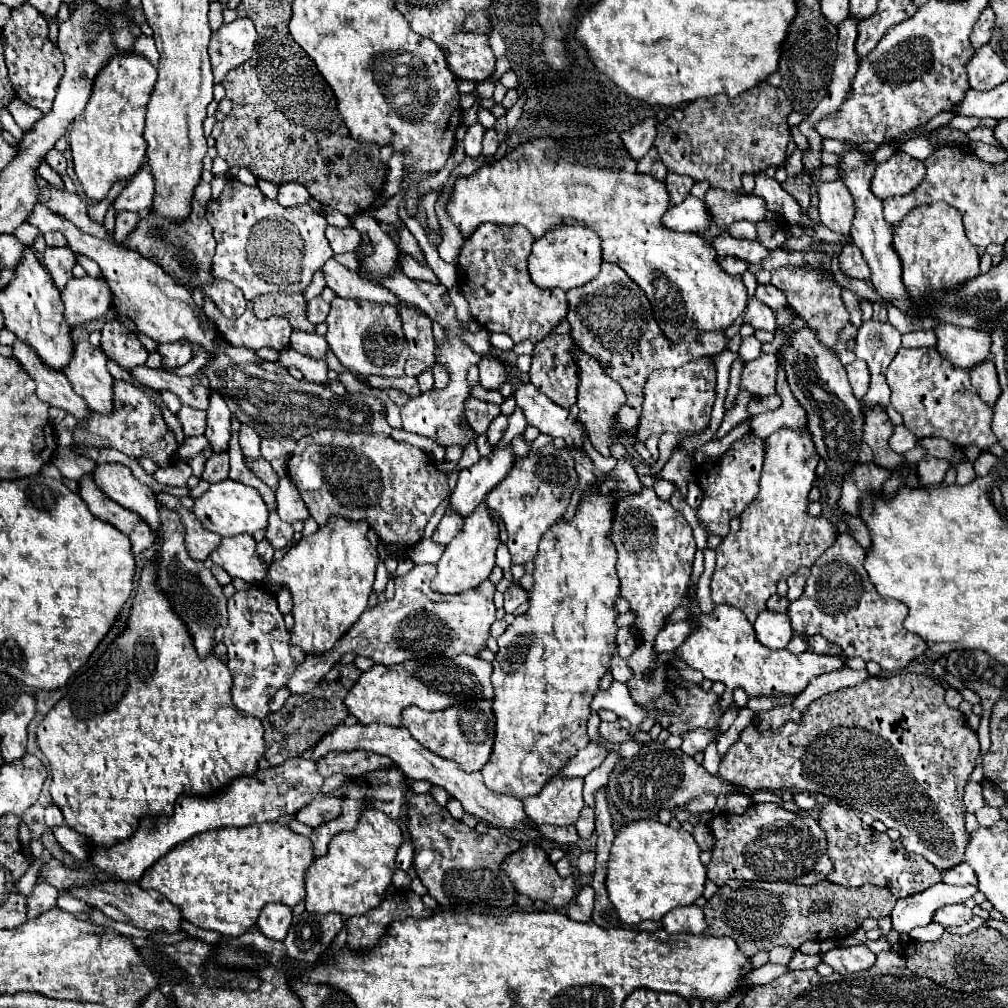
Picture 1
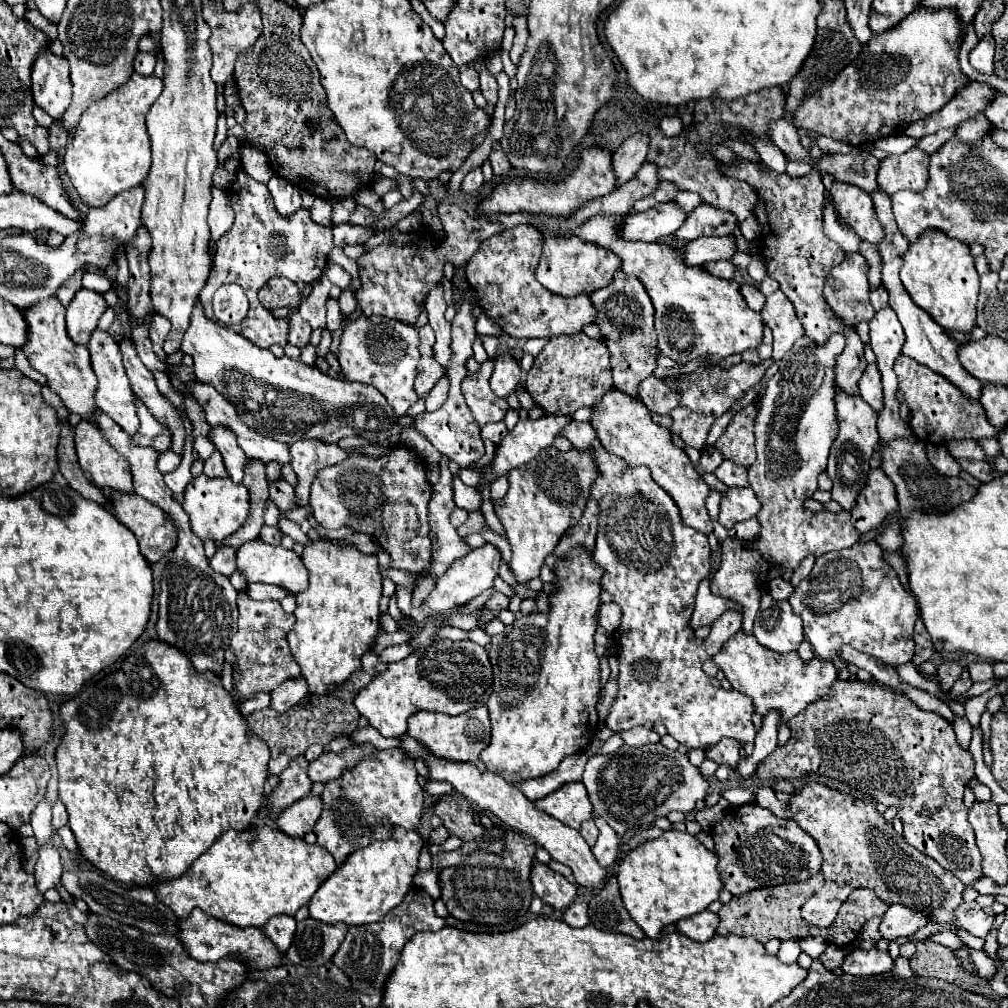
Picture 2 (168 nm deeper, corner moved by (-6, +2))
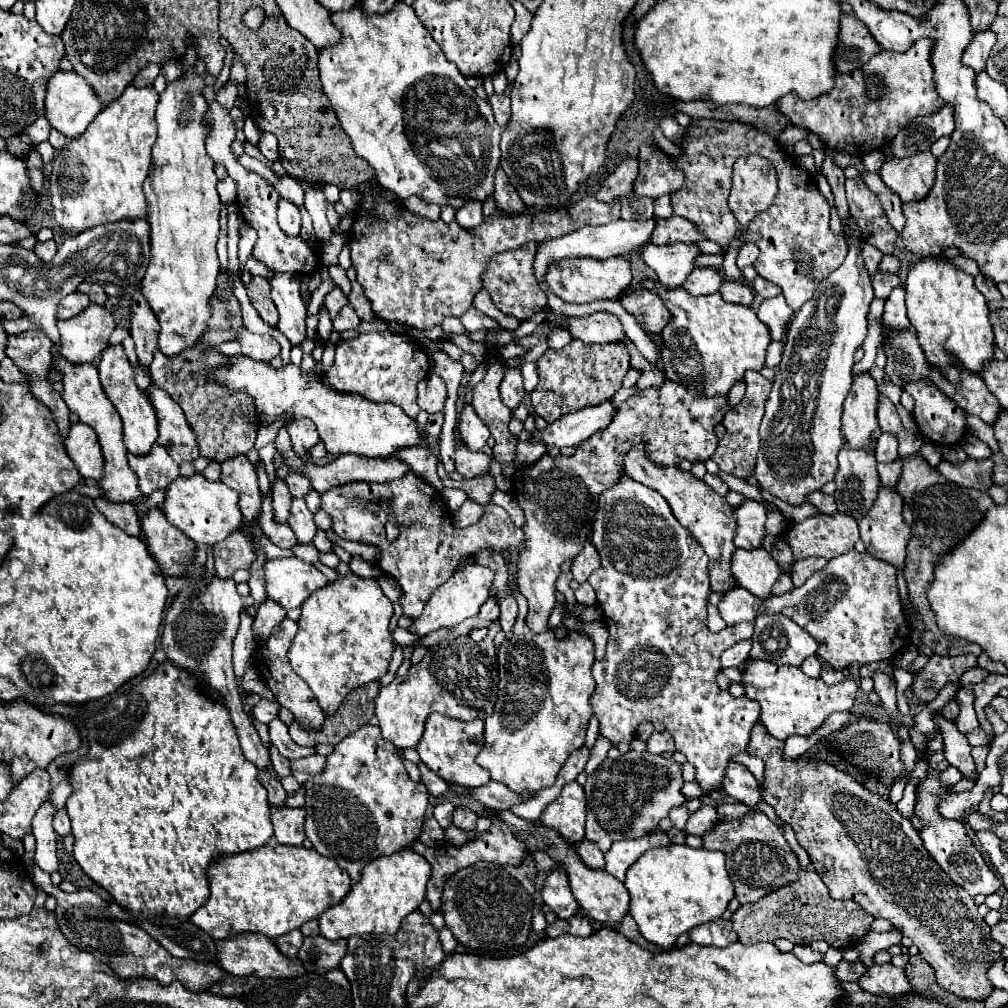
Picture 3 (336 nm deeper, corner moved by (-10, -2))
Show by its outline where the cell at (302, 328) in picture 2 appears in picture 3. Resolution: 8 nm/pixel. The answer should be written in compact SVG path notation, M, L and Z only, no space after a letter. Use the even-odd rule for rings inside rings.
M276 273L270 285L272 299L280 311L278 331L284 333L292 345L302 345L306 341L306 307L300 299L300 277Z

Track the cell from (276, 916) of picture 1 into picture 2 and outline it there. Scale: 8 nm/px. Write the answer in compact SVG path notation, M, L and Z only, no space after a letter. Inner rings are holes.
M278 915L278 917L270 919L270 923L266 923L266 927L264 927L264 933L272 939L272 943L282 953L288 951L294 931L296 931L296 921L294 921L294 917L288 917L288 915L284 915L284 917Z

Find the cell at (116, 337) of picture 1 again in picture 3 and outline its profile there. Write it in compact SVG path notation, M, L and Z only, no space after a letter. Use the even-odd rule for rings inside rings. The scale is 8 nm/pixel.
M148 385L146 395L158 415L158 445L166 447L178 465L194 461L198 457L196 435L190 431L190 425L182 415L182 407L178 407L166 391L158 391L154 385Z

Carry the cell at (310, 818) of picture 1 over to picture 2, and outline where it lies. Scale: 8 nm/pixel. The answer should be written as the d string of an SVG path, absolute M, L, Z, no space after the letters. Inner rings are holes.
M306 795L302 799L298 799L294 805L286 807L282 813L278 813L274 823L286 835L304 837L306 833L310 833L314 829L314 823L320 813L322 813L320 797Z

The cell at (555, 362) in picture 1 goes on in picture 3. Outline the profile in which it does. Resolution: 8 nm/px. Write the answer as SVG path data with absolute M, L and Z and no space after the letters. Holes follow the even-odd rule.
M574 339L558 351L548 349L536 361L536 365L540 381L536 389L530 393L530 403L540 417L544 417L548 423L554 423L562 415L610 399L620 389L622 379L630 369L630 355L622 343L586 345Z

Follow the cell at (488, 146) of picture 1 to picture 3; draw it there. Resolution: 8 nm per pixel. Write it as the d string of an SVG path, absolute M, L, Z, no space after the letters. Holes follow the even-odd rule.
M500 167L496 171L496 181L494 183L496 183L496 187L494 187L494 199L496 199L498 209L512 211L512 213L524 209L524 203L518 197L518 191L514 191L514 185L506 179L506 173L502 173Z

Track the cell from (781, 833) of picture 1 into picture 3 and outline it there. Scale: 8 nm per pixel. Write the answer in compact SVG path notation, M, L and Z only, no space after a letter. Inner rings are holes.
M760 811L746 813L742 819L734 821L718 821L718 825L702 839L706 849L716 849L726 855L728 875L736 887L736 899L742 905L756 903L758 899L784 887L786 883L794 883L794 879L798 879L802 871L802 865L784 839L780 827Z

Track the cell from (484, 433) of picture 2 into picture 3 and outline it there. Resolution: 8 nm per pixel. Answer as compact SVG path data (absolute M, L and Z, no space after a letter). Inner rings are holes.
M462 403L460 433L462 433L464 443L472 451L480 451L490 439L490 429L480 421L480 417L476 415L476 411L472 409L470 403Z

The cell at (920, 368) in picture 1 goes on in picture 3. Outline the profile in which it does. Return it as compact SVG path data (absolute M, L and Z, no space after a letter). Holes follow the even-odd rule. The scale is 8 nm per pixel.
M910 381L902 387L916 399L914 421L922 437L936 445L956 445L966 433L966 413L932 381Z

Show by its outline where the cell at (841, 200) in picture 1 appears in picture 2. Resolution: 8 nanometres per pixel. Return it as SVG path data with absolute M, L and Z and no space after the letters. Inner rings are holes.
M834 181L830 189L832 201L836 205L836 211L840 217L846 219L846 223L868 243L878 245L884 237L882 225L878 221L878 215L874 211L874 201L872 195L866 193L864 189L844 183L844 181Z

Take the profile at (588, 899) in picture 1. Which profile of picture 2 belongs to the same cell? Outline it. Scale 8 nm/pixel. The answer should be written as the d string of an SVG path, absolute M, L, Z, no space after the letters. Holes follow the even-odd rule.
M572 903L564 915L562 921L570 927L586 927L588 925L588 905L586 903Z

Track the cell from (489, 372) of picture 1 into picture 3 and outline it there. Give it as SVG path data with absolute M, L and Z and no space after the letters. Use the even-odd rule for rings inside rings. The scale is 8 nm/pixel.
M506 369L504 379L500 383L500 397L502 397L502 403L510 409L518 407L526 399L520 369Z

